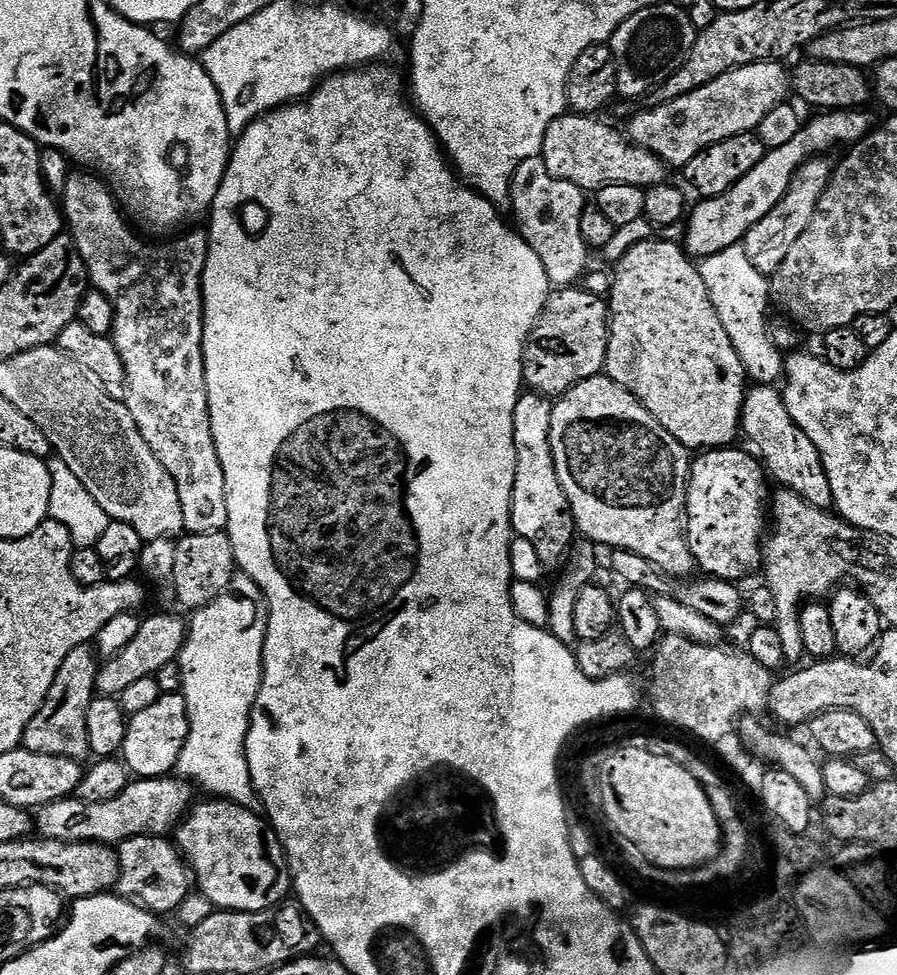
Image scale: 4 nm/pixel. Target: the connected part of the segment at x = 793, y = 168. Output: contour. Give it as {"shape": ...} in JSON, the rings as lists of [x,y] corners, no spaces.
{"shape":[[[828,110],[823,114],[816,114],[812,121],[805,123],[782,146],[765,151],[762,162],[746,174],[726,194],[710,196],[699,201],[696,209],[691,209],[687,217],[688,233],[682,239],[683,247],[689,257],[703,258],[710,254],[718,254],[718,250],[726,250],[730,246],[741,243],[747,231],[756,222],[766,217],[766,214],[778,204],[779,200],[786,194],[795,172],[809,159],[809,157],[823,157],[831,148],[839,144],[851,146],[860,143],[874,127],[874,121],[867,116],[864,110]]]}

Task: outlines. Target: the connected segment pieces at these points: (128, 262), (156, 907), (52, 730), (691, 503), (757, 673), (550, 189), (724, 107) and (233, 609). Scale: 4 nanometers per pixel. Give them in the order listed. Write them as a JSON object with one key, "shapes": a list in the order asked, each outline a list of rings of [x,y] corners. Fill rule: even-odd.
{"shapes":[[[[88,170],[69,171],[62,195],[62,215],[71,243],[84,260],[87,279],[91,287],[103,294],[112,305],[110,339],[122,358],[128,410],[146,446],[168,473],[172,485],[182,494],[185,525],[190,526],[192,532],[221,531],[228,523],[224,512],[224,476],[220,473],[216,447],[212,442],[202,346],[207,231],[192,232],[169,244],[143,244],[128,229],[129,221],[112,195],[112,189],[99,175]]],[[[163,835],[131,837],[118,844],[118,879],[114,888],[130,903],[157,914],[172,912],[187,898],[188,884],[190,888],[190,870],[184,858]]],[[[83,644],[66,654],[66,662],[58,666],[58,674],[50,686],[50,694],[46,694],[38,714],[26,726],[22,741],[26,750],[79,761],[89,755],[86,714],[94,699],[97,671],[98,656],[92,644]]],[[[736,446],[704,450],[697,456],[700,457],[688,472],[684,512],[682,508],[688,550],[695,567],[704,571],[701,573],[736,582],[744,568],[750,567],[755,560],[757,563],[762,556],[760,498],[766,473],[753,456]]],[[[678,635],[659,639],[648,670],[648,700],[655,714],[662,720],[686,730],[696,737],[718,744],[731,735],[736,718],[753,702],[759,688],[766,694],[772,685],[771,673],[754,658],[740,652],[730,653],[724,646],[696,643]]],[[[543,155],[526,158],[512,179],[510,209],[516,215],[515,227],[530,250],[538,254],[546,270],[546,278],[557,289],[579,285],[590,268],[590,249],[582,238],[581,216],[586,207],[584,196],[585,189],[579,188],[572,180],[551,176],[546,170]]],[[[759,60],[756,64],[730,70],[714,78],[714,82],[690,94],[682,94],[682,98],[648,106],[645,112],[638,113],[636,117],[633,115],[627,121],[626,135],[633,144],[650,150],[665,165],[673,169],[676,167],[676,170],[683,169],[694,154],[712,144],[743,132],[755,133],[762,118],[789,99],[790,72],[784,67],[783,63],[775,60]]],[[[216,596],[204,608],[191,613],[192,621],[186,624],[184,645],[180,647],[178,665],[181,676],[182,695],[185,709],[188,711],[189,732],[183,742],[183,748],[177,756],[174,772],[179,779],[212,792],[213,797],[237,804],[247,812],[256,812],[260,808],[260,798],[252,788],[252,779],[248,770],[248,760],[244,757],[244,735],[248,732],[248,720],[252,716],[252,704],[260,689],[260,678],[264,663],[264,629],[262,608],[248,596]]]]}

